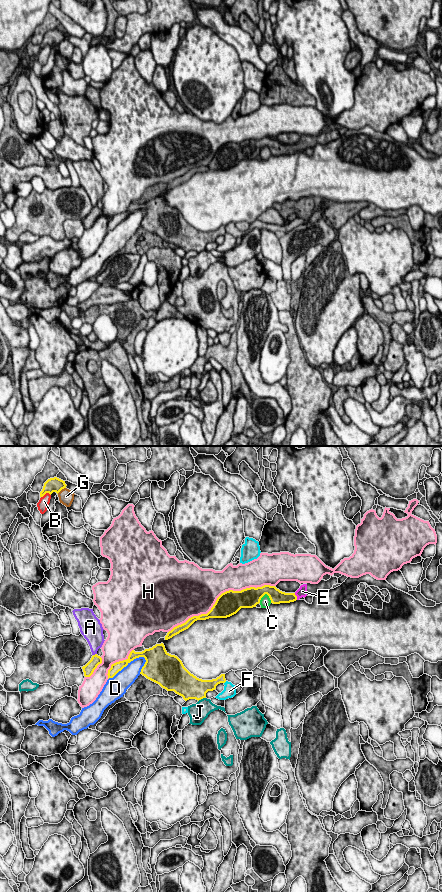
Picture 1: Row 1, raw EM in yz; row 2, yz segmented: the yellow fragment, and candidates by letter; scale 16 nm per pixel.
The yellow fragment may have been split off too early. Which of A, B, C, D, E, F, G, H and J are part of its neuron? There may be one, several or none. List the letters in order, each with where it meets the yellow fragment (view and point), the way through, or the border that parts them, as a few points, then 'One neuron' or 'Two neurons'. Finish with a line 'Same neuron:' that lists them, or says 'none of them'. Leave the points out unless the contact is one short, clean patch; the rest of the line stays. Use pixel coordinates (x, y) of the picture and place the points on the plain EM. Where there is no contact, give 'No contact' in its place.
A: Touches yellow at yz (95, 206). Boundary: yz (96, 205), (93, 207). Two neurons
B: Touches yellow at yz (45, 45). Boundary: yz (50, 46), (46, 45), (41, 49). Two neurons
C: Touches yellow at yz (264, 146). Two neurons
D: Touches yellow at yz (126, 217). Two neurons
E: Touches yellow at yz (296, 148). Path across: yz (281, 149), (296, 148), (302, 143). One neuron
F: No contact. Two neurons
G: Touches yellow at yz (61, 41). Two neurons
H: Touches yellow at yz (219, 148). Two neurons
J: Touches yellow at yz (201, 250). Two neurons
Same neuron: E

